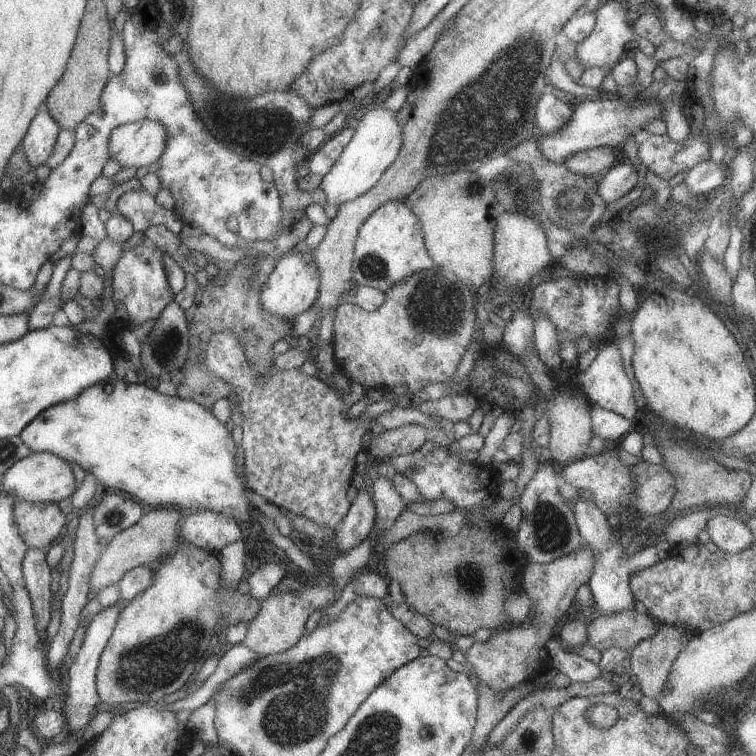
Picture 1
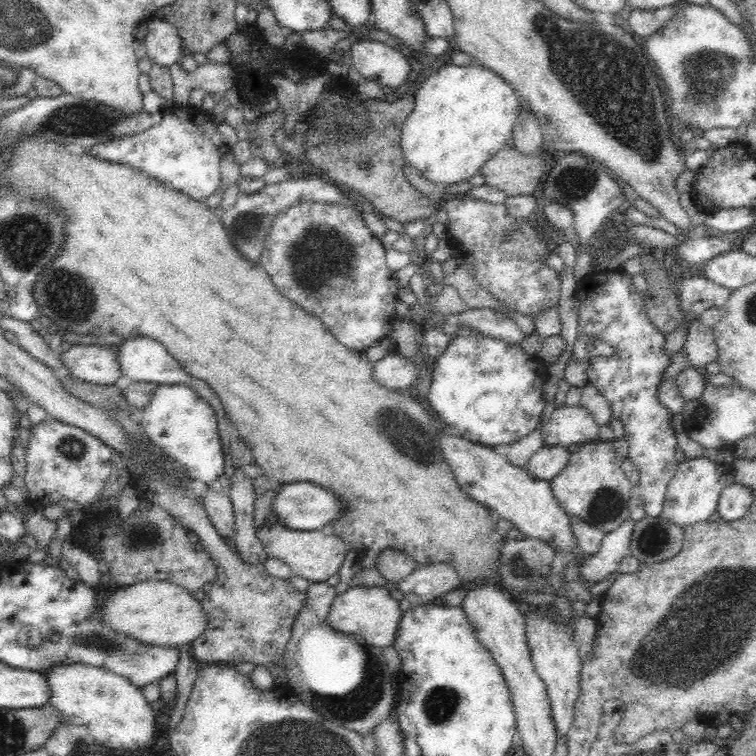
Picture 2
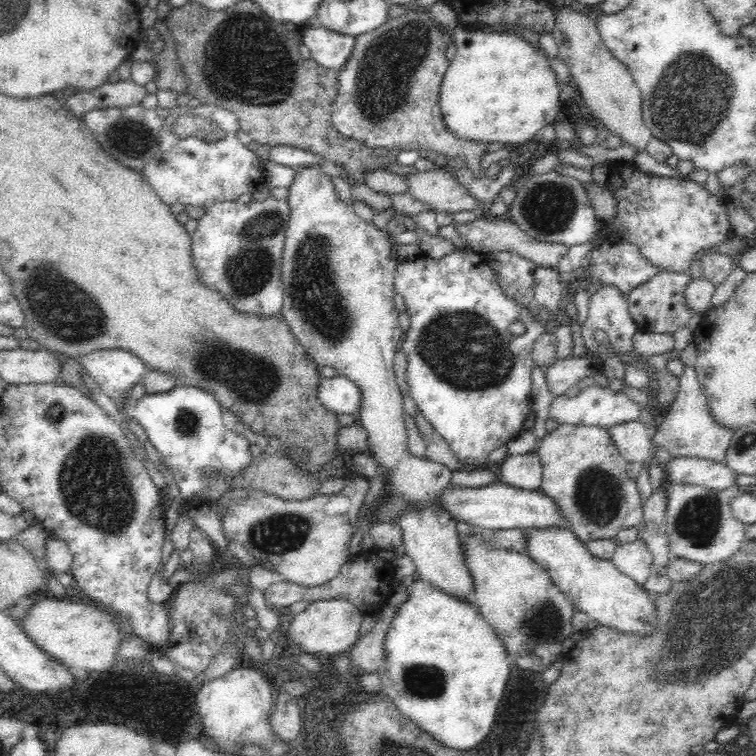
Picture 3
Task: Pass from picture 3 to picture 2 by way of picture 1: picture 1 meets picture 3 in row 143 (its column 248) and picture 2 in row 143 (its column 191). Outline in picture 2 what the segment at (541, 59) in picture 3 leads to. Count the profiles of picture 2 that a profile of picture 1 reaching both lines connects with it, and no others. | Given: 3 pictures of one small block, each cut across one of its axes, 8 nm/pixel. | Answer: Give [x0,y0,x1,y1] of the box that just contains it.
[401,63,522,188]

